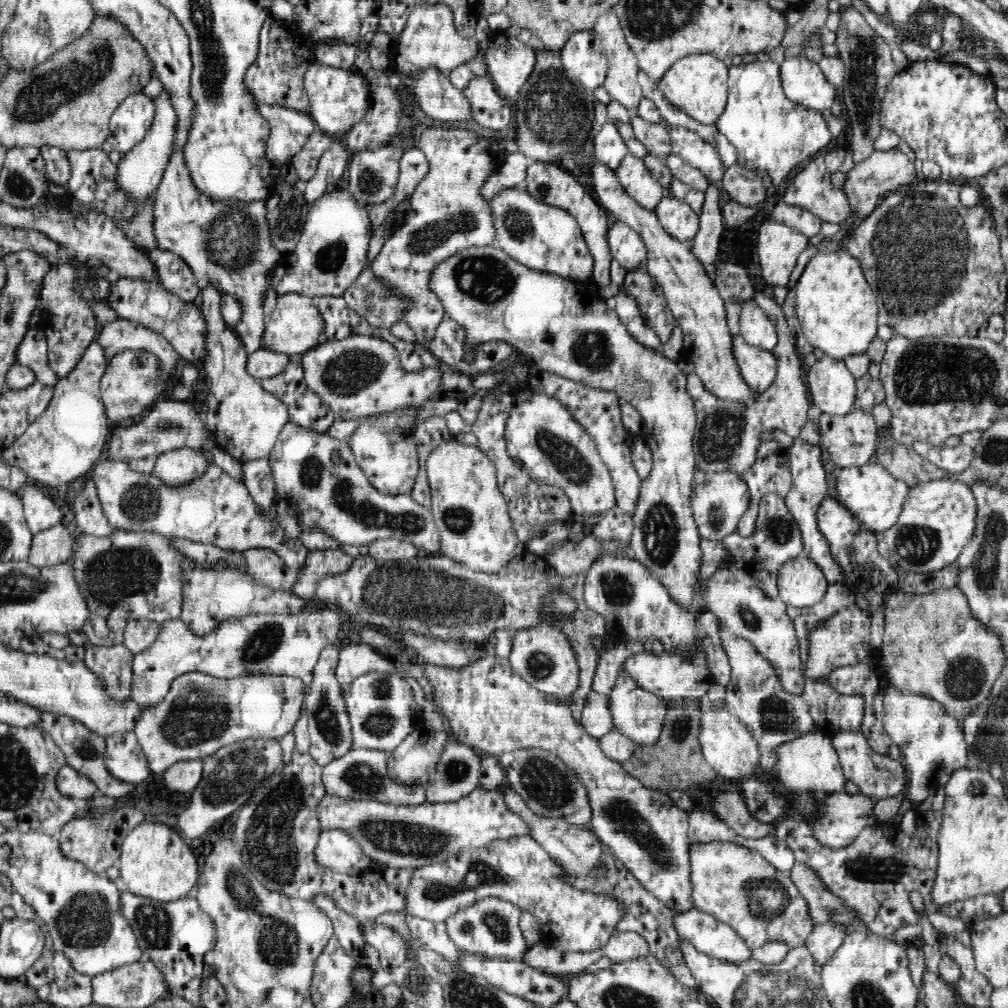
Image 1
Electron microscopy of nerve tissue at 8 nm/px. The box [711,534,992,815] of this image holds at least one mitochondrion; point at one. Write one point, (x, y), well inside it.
(964, 677)

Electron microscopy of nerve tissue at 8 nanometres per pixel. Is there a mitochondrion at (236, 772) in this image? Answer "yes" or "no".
yes

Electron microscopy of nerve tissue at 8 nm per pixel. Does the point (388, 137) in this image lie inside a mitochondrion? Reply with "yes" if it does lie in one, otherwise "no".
no

